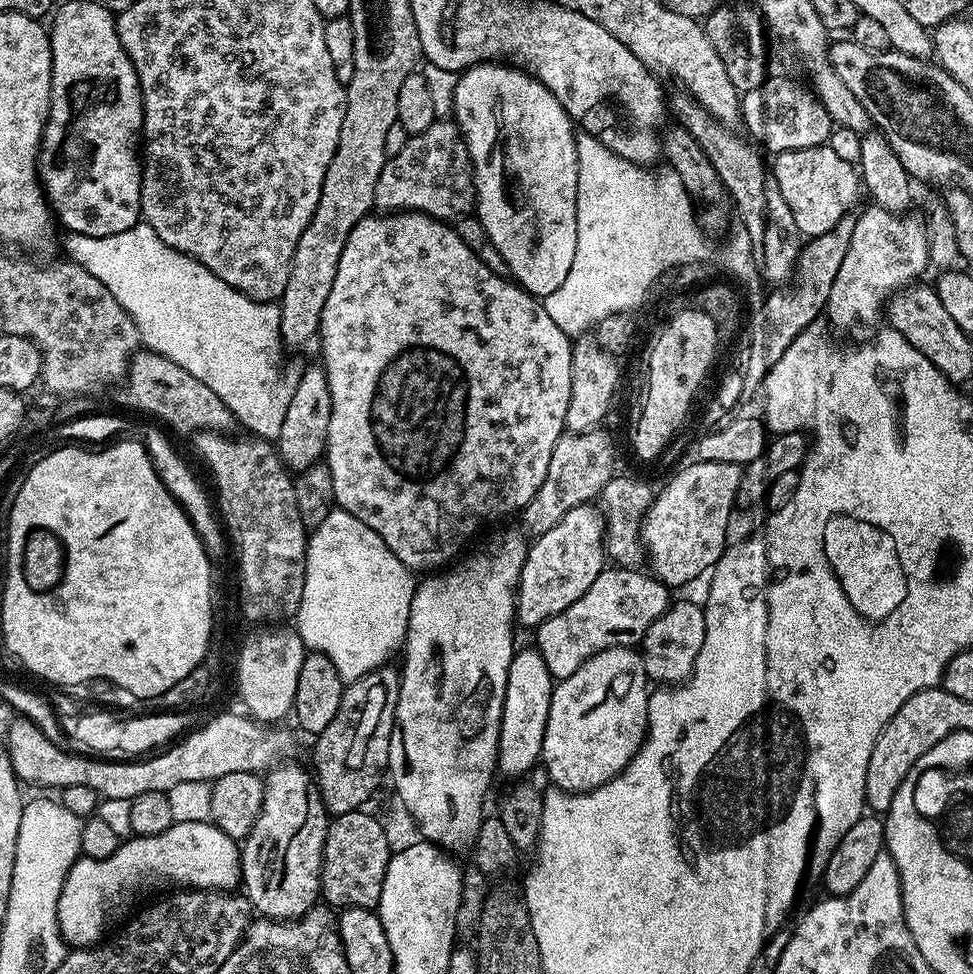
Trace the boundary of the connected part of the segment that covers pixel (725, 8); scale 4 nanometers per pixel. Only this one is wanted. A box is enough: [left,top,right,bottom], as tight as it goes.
[703,2,769,94]

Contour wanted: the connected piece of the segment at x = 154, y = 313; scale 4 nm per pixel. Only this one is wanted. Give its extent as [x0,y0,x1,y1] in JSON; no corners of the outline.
[64,222,297,437]

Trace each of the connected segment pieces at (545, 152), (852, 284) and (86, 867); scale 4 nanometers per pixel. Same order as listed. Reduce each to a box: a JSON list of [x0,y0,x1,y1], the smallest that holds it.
[[452,62,578,298],[826,206,930,332],[58,820,241,949]]

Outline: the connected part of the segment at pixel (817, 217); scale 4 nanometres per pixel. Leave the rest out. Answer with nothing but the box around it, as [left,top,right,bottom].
[770,146,862,238]

